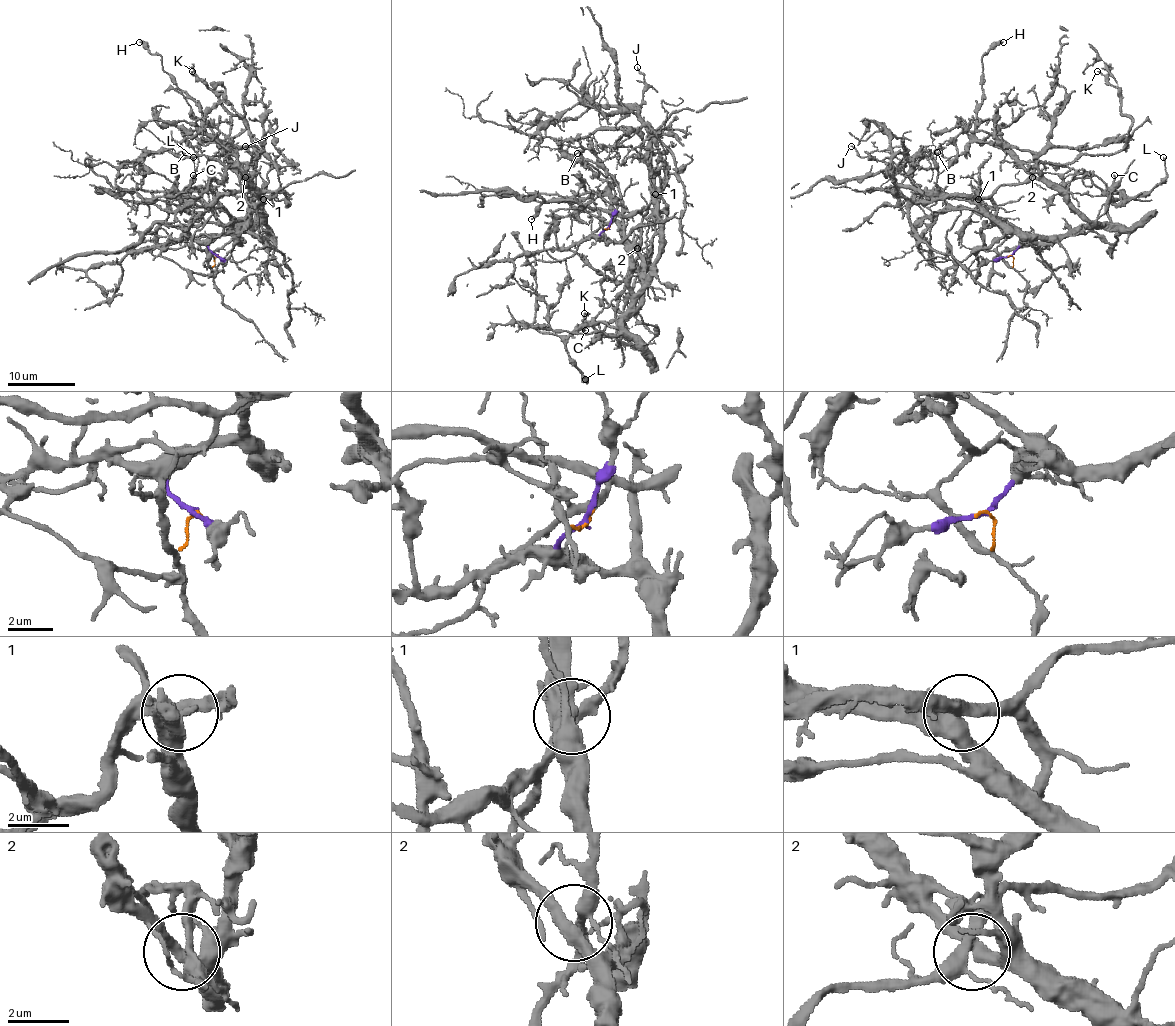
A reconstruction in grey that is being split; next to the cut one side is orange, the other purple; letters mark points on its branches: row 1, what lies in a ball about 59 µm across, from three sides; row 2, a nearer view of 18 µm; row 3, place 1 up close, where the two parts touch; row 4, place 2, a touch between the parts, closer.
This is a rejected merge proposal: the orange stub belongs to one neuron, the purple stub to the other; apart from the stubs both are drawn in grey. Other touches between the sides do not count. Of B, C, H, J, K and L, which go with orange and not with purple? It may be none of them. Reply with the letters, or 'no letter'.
B, K

